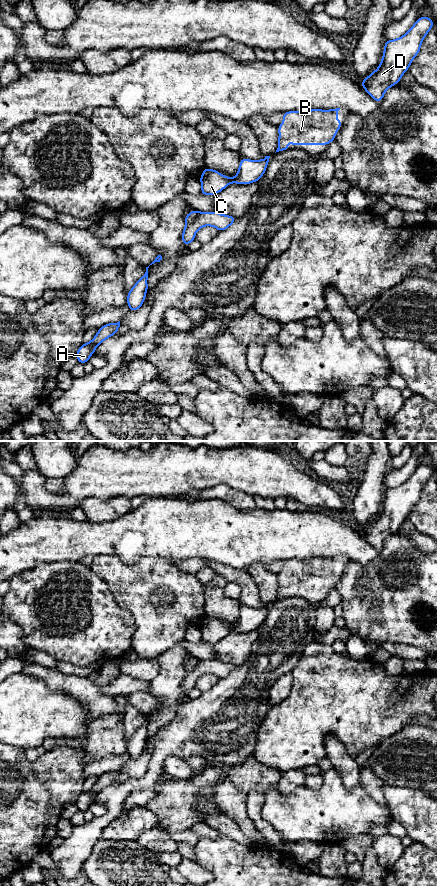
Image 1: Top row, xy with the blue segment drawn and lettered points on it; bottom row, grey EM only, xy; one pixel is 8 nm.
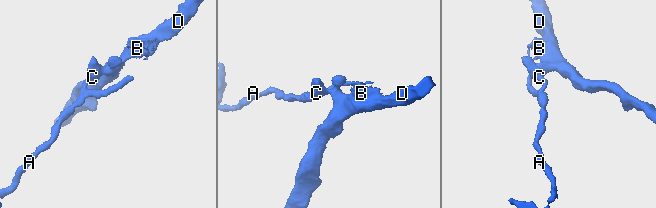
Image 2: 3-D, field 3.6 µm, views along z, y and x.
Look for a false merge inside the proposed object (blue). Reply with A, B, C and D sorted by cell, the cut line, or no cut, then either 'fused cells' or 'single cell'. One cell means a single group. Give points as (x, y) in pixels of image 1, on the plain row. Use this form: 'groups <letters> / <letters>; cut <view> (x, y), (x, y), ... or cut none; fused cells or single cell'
groups A / B C D; cut xy (200, 660), (186, 671); fused cells

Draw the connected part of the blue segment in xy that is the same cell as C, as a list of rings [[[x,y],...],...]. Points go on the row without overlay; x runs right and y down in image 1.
[[[270,604],[254,609],[241,606],[237,623],[233,626],[222,623],[216,618],[205,615],[200,627],[202,643],[216,643],[230,631],[250,632],[259,629],[266,619]]]

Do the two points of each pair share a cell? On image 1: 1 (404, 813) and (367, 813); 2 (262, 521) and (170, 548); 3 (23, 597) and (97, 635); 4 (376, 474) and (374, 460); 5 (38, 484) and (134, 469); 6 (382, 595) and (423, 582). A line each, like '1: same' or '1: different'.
1: different
2: same
3: same
4: same
5: same
6: same

